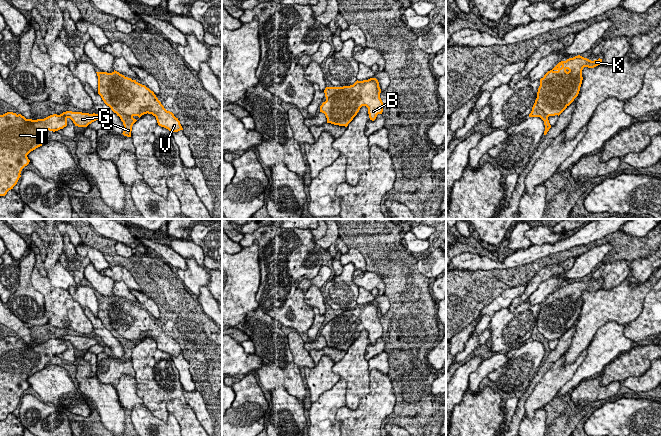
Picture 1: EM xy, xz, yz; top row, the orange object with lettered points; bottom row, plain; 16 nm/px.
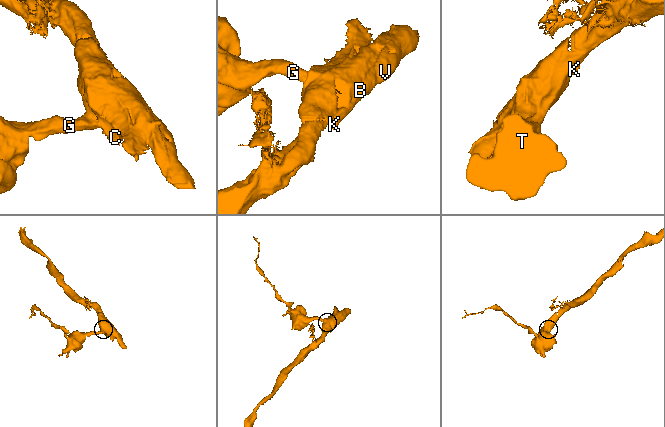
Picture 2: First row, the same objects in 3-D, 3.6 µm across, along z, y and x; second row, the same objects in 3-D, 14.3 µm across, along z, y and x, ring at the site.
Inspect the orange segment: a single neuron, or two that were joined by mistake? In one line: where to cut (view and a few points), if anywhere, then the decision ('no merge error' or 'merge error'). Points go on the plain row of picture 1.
no cut; no merge error

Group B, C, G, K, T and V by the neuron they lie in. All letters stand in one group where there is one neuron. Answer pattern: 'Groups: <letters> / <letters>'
Groups: B C G K T V

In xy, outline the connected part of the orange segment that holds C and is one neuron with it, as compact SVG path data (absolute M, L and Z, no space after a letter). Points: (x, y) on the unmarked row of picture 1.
M117 295L112 297L96 296L98 300L98 318L104 327L120 341L124 349L123 359L131 361L133 348L137 345L134 340L139 342L144 338L152 338L156 341L159 350L168 353L170 356L178 356L183 354L180 345L170 335L167 335L158 324L153 315L145 309L138 307L136 304L125 301Z

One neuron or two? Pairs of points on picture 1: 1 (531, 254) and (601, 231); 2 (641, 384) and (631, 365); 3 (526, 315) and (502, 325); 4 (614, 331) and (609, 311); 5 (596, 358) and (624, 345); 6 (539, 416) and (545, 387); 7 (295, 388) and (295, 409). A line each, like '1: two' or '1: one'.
1: one
2: two
3: one
4: two
5: one
6: two
7: two

